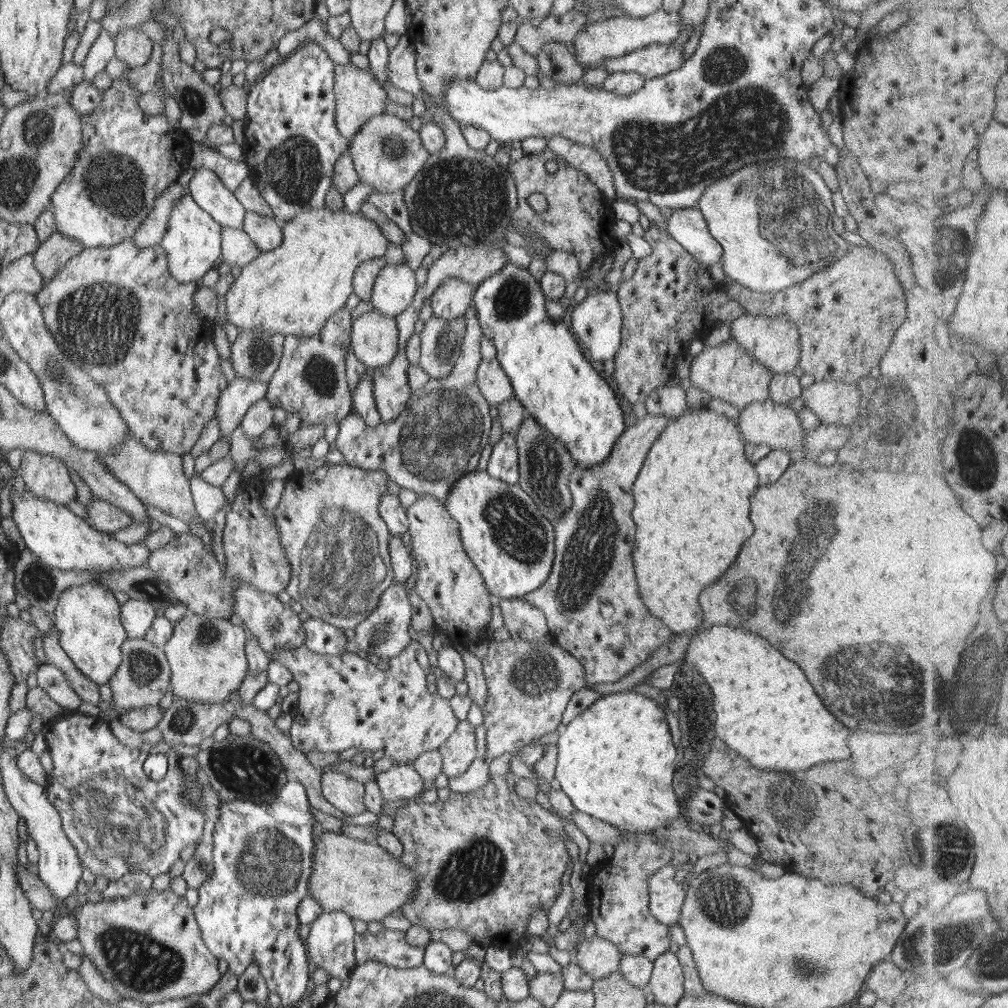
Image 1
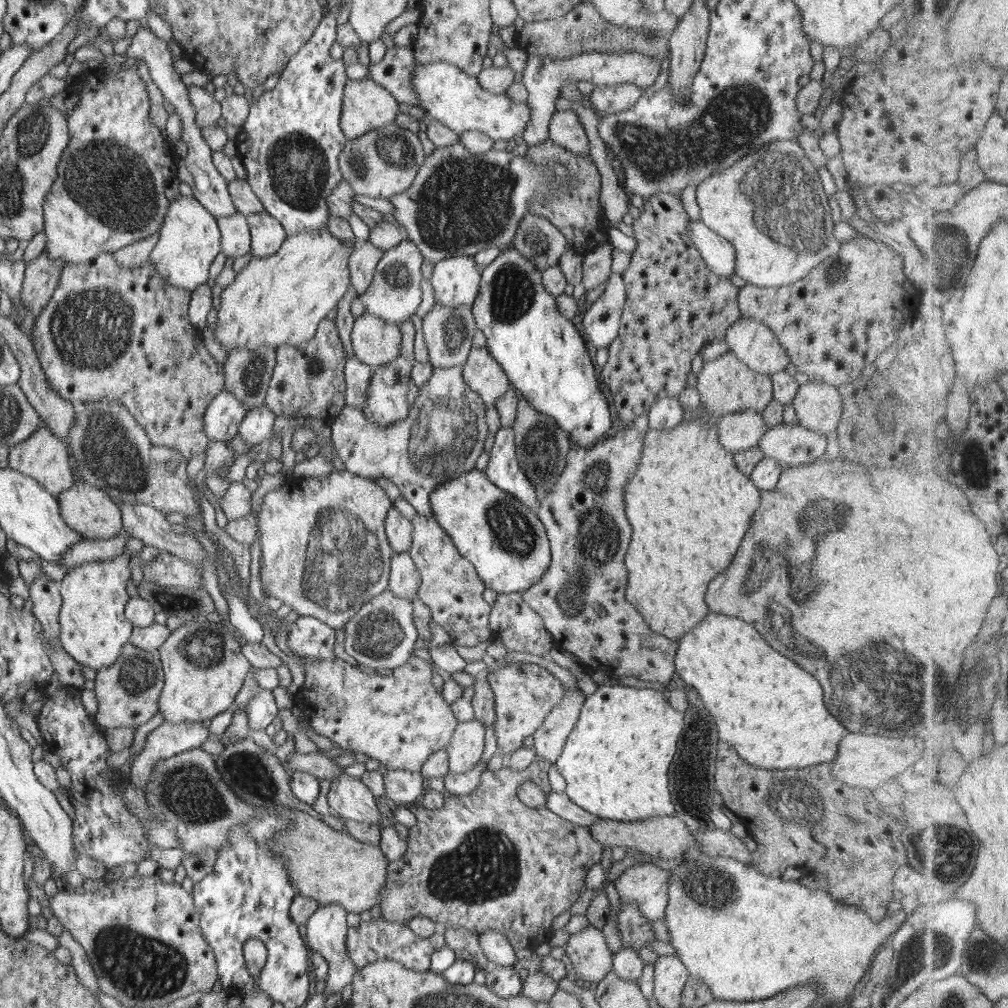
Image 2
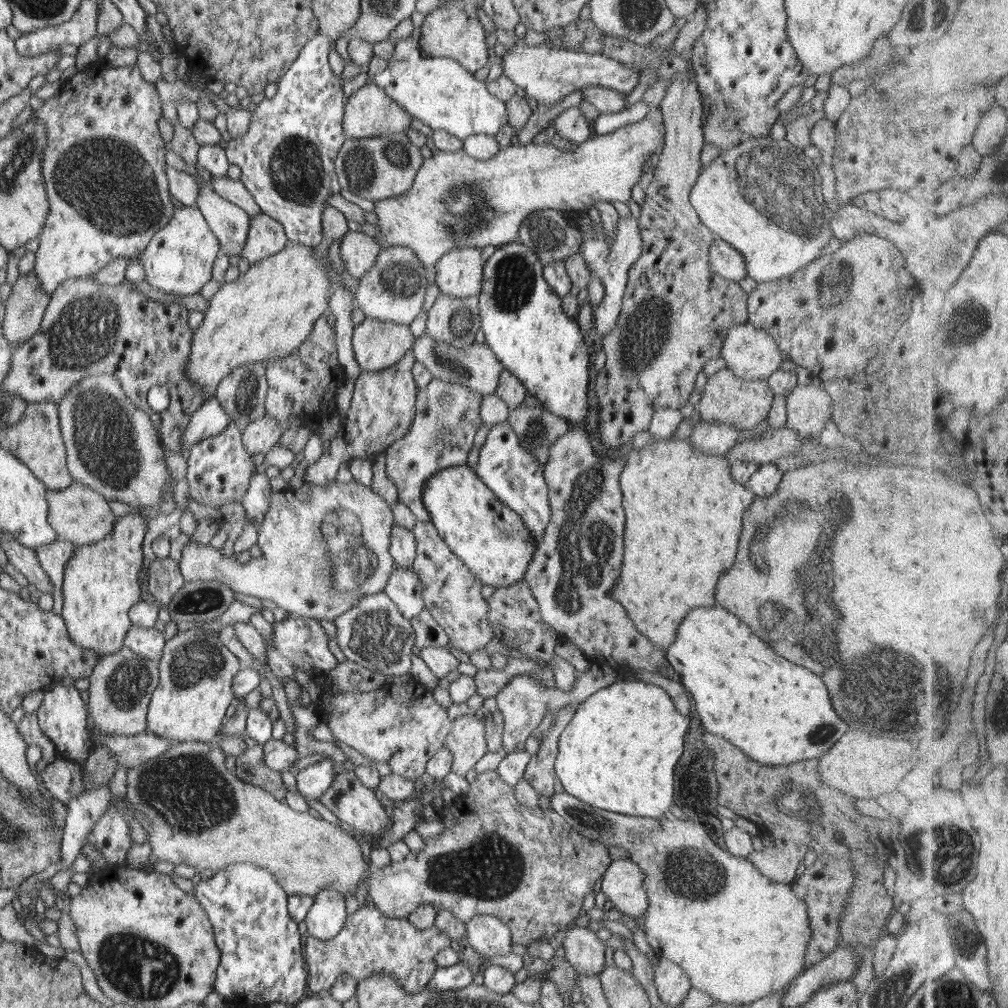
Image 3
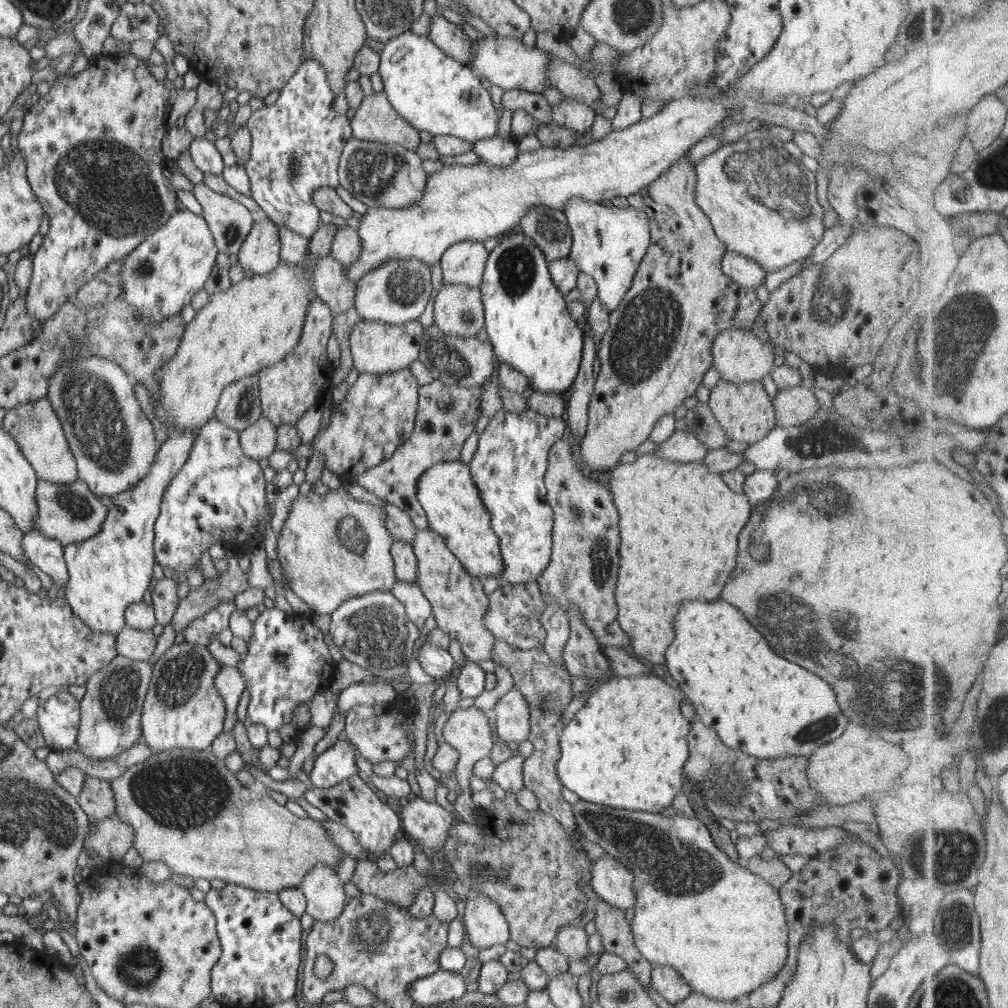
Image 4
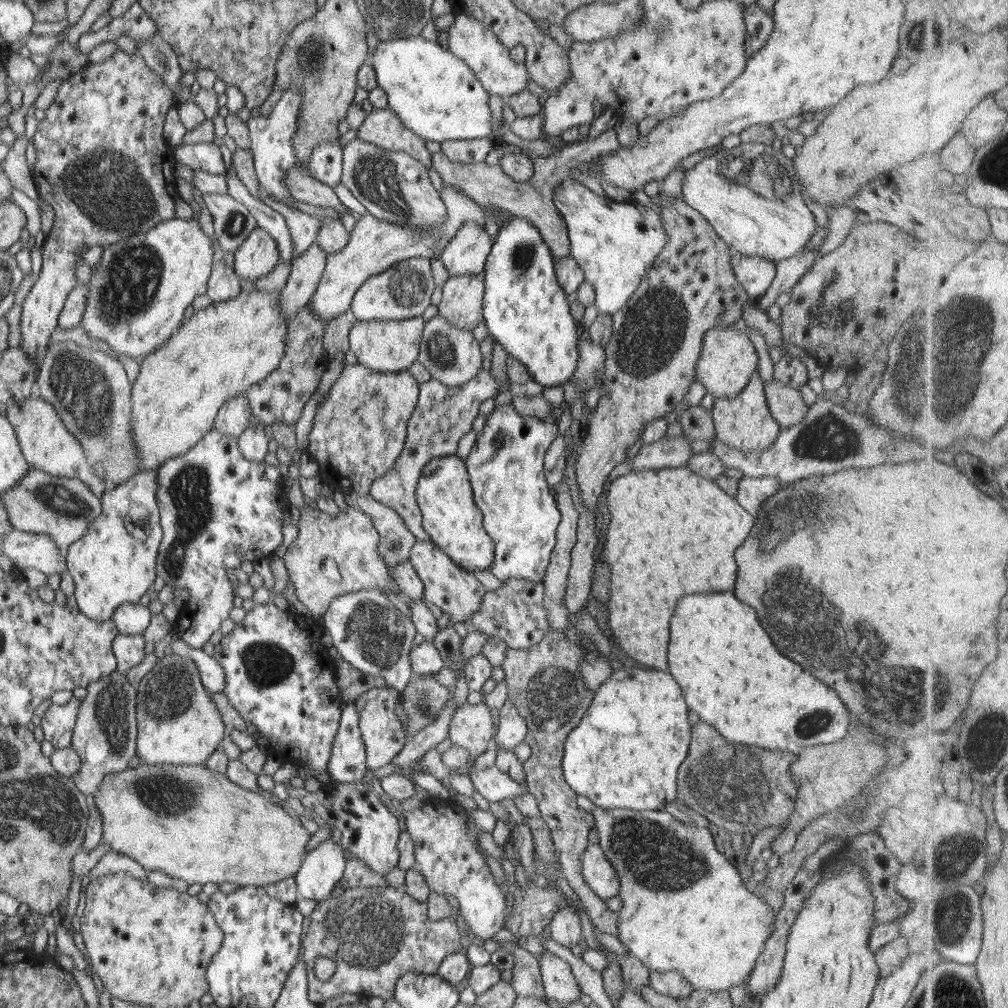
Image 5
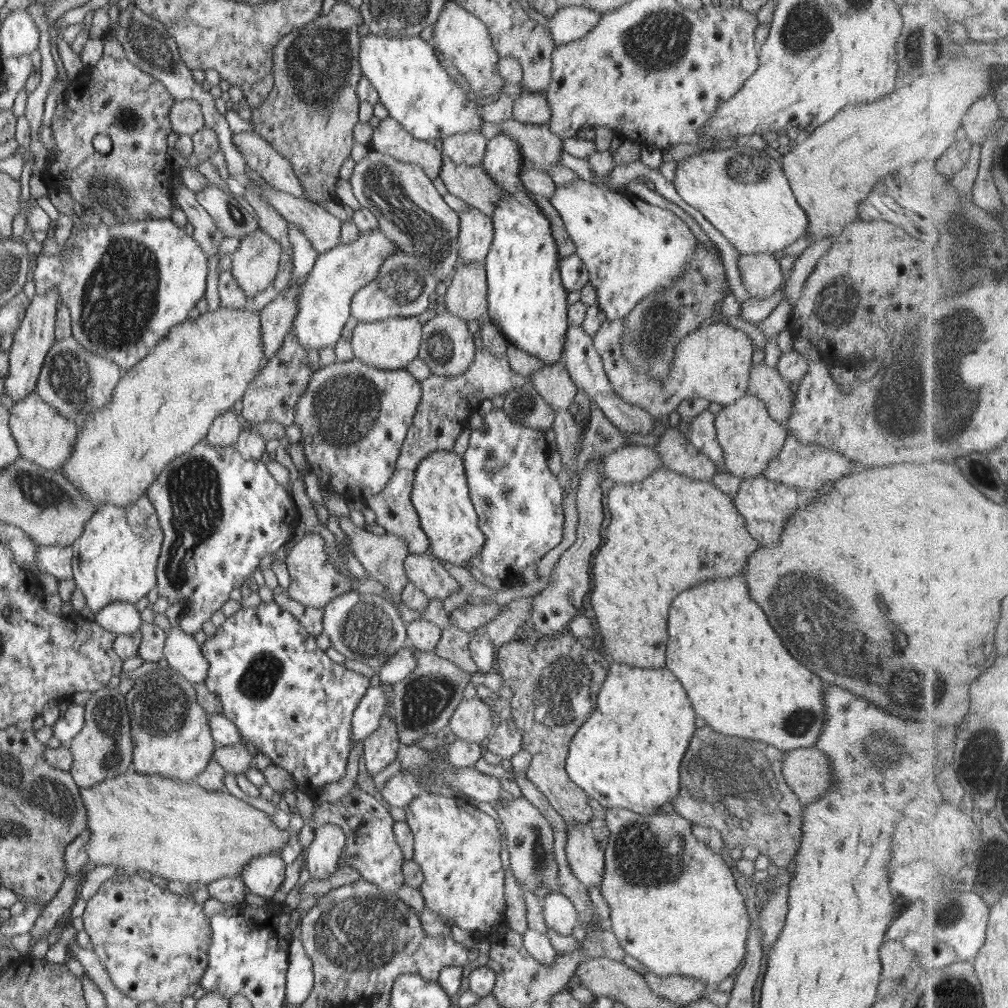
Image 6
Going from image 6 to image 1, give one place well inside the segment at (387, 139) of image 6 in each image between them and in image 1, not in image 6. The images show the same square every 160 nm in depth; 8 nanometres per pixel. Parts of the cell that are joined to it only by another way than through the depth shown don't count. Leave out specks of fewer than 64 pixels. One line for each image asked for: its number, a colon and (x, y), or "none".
1: (358, 96)
2: (365, 105)
3: (368, 112)
4: (375, 120)
5: (381, 127)

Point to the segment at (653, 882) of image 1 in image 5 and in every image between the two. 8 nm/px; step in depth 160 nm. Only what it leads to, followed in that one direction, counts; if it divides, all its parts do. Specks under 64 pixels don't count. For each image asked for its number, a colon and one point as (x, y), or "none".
2: (644, 884)
3: (621, 884)
4: (611, 882)
5: (598, 875)

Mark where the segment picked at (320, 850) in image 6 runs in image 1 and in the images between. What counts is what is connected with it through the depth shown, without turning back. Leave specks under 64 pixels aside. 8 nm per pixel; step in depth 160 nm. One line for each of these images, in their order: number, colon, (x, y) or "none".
1: (329, 944)
2: (326, 928)
3: (326, 915)
4: (323, 893)
5: (322, 867)

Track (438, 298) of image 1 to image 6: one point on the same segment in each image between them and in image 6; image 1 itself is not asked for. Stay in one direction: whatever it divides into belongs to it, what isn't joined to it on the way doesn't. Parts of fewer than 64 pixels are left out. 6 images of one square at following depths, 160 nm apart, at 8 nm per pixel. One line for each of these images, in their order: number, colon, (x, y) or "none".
2: (455, 282)
3: (458, 273)
4: (463, 263)
5: (465, 253)
6: (475, 230)

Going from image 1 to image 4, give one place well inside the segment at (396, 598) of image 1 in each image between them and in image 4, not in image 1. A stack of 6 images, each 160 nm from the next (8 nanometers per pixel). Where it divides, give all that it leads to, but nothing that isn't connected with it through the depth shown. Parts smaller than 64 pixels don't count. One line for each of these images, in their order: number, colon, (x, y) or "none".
2: (381, 635)
3: (372, 633)
4: (372, 631)

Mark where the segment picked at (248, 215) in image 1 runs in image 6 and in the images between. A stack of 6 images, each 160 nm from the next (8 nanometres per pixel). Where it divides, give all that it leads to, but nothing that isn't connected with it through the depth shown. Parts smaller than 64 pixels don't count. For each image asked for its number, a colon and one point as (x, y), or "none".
2: (266, 234)
3: (265, 237)
4: (259, 253)
5: (258, 254)
6: (254, 264)

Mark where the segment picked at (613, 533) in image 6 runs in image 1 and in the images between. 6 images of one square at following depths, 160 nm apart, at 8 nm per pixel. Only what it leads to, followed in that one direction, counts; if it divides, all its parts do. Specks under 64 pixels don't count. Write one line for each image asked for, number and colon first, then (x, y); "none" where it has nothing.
1: (691, 512)
2: (688, 504)
3: (682, 510)
4: (678, 522)
5: (670, 533)

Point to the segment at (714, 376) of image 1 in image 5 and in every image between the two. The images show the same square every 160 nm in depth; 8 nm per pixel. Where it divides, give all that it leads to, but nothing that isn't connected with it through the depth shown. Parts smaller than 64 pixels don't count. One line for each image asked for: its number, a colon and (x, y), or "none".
2: (725, 385)
3: (741, 402)
4: (744, 412)
5: (743, 421)

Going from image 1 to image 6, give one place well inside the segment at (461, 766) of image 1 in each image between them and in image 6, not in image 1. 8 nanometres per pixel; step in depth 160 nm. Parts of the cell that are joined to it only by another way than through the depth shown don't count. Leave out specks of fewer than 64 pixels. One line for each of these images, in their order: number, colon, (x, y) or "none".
2: (464, 750)
3: (466, 743)
4: (466, 730)
5: (470, 726)
6: (470, 721)

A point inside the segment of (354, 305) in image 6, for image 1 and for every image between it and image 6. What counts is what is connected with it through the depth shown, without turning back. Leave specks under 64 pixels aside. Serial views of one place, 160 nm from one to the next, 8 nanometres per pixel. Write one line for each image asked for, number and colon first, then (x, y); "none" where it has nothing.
1: (394, 288)
2: (394, 292)
3: (392, 290)
4: (396, 292)
5: (402, 292)

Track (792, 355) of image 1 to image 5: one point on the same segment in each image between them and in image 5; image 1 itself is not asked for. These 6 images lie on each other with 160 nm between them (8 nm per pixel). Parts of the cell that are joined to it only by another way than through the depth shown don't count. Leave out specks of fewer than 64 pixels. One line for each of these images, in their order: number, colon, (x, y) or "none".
2: (754, 345)
3: (747, 352)
4: (739, 356)
5: (726, 361)

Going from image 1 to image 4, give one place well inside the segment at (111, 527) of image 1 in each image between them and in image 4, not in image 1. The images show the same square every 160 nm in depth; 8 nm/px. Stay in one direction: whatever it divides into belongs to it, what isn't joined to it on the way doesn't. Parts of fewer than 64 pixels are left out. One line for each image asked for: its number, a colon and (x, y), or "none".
2: (87, 510)
3: (78, 515)
4: (71, 513)

